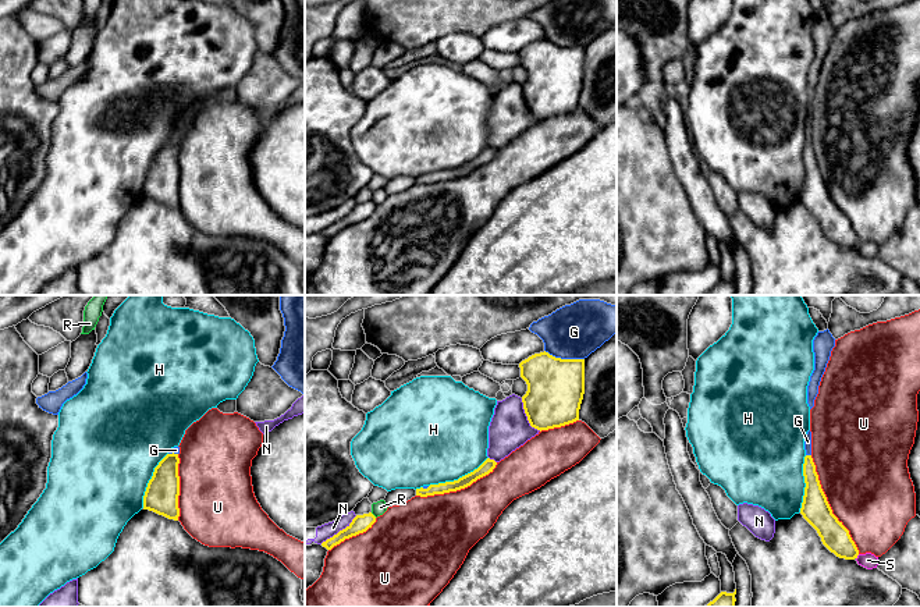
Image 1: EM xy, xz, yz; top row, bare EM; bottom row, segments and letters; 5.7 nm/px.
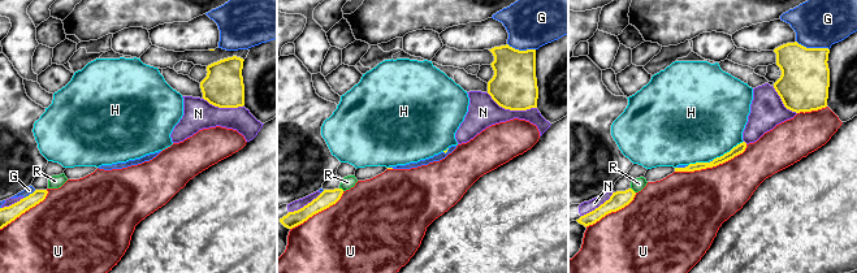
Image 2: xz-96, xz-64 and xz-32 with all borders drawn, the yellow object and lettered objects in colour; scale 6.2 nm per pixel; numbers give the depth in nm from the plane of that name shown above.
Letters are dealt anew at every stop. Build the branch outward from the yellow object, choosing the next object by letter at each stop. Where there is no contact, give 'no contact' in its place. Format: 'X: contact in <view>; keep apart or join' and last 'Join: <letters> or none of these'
G: contact in xz; keep apart
H: contact in xz; keep apart
N: contact in xz; keep apart
R: contact in xz; keep apart
S: contact in yz; keep apart
U: contact in yz; keep apart
Join: none of these

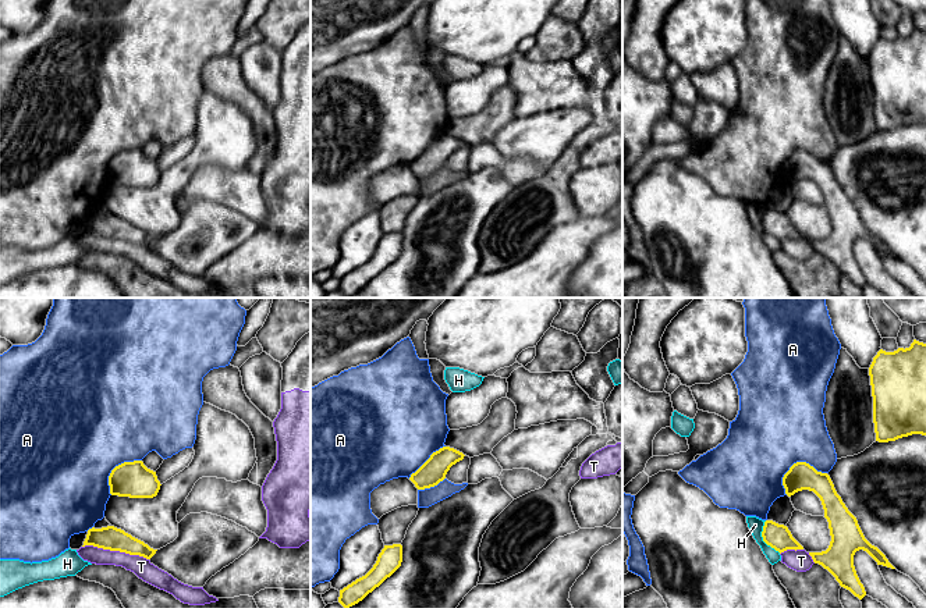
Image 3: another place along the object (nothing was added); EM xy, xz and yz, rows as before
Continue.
A: contact in yz; keep apart
H: contact in yz; keep apart
T: contact in xy; keep apart
Join: none of these

